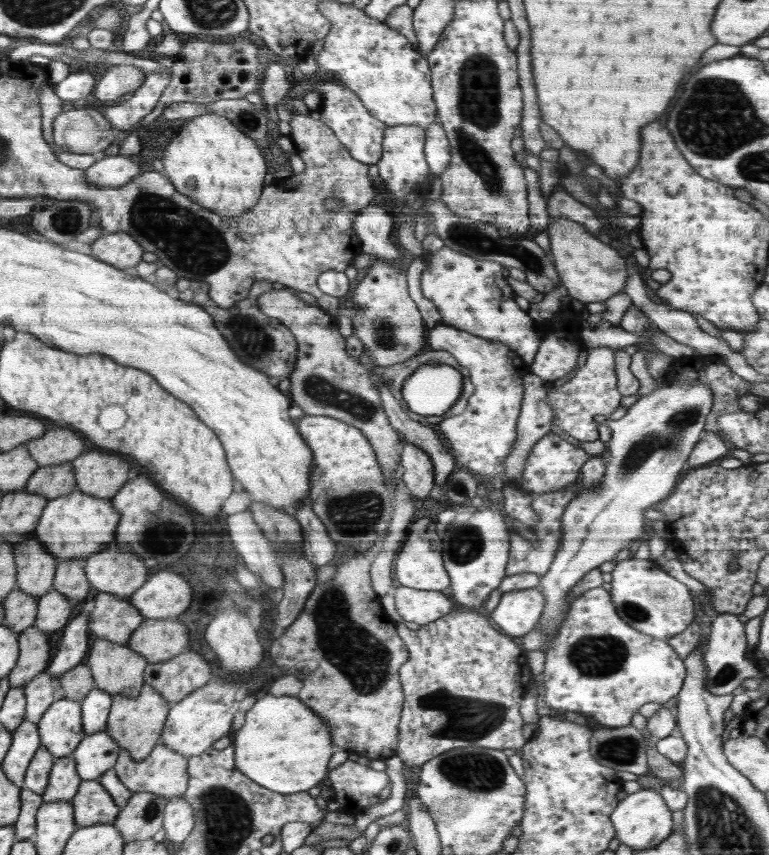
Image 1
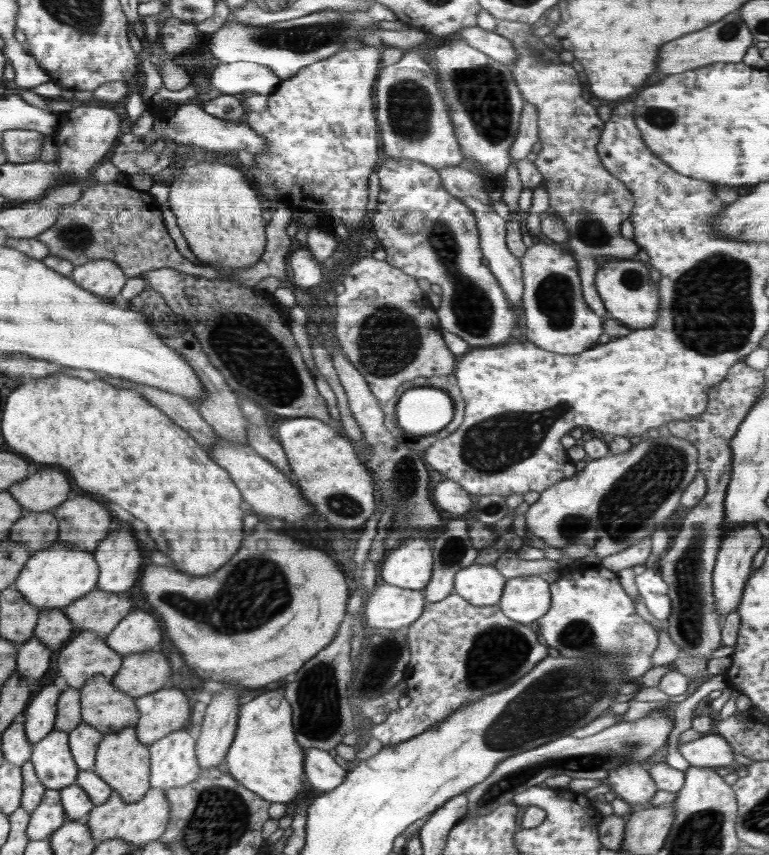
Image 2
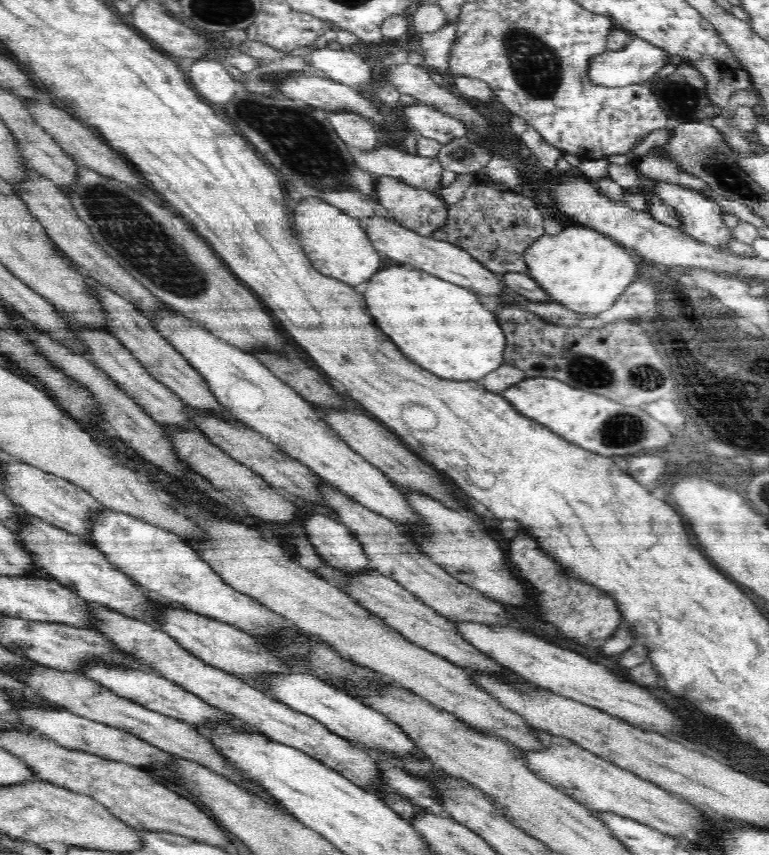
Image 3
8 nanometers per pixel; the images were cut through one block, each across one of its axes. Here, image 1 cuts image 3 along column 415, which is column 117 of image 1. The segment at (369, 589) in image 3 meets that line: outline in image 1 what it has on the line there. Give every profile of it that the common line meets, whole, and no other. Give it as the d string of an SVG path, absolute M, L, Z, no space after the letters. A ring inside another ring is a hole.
M99 591L94 597L94 610L89 614L89 633L93 639L104 638L126 646L131 635L146 621L130 599Z

